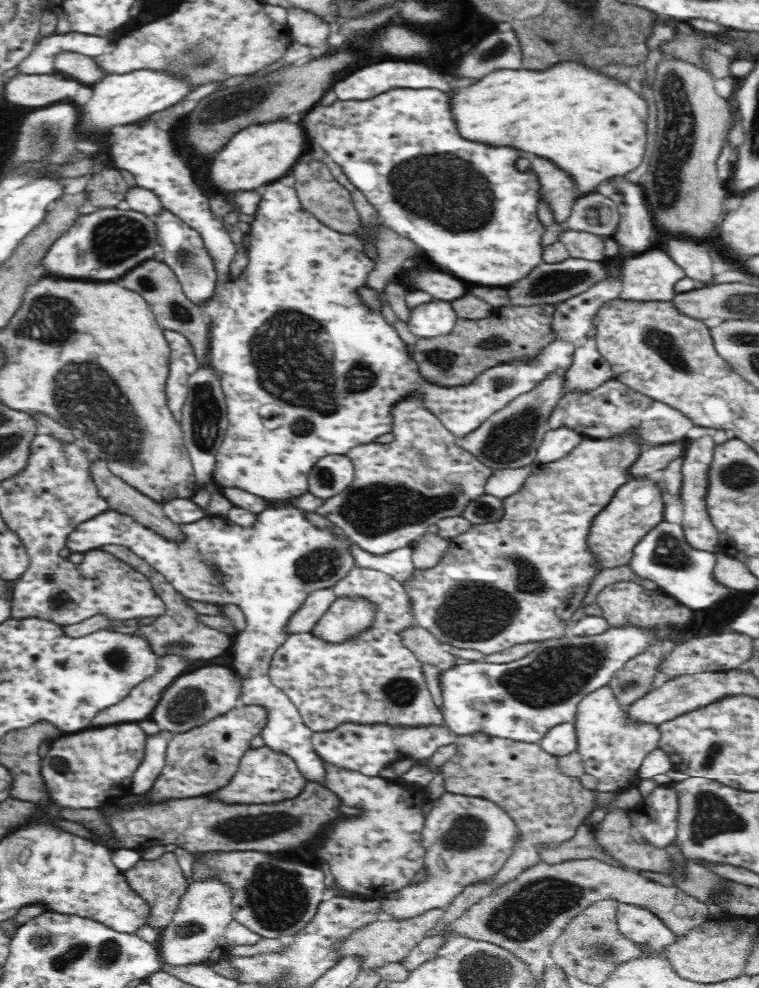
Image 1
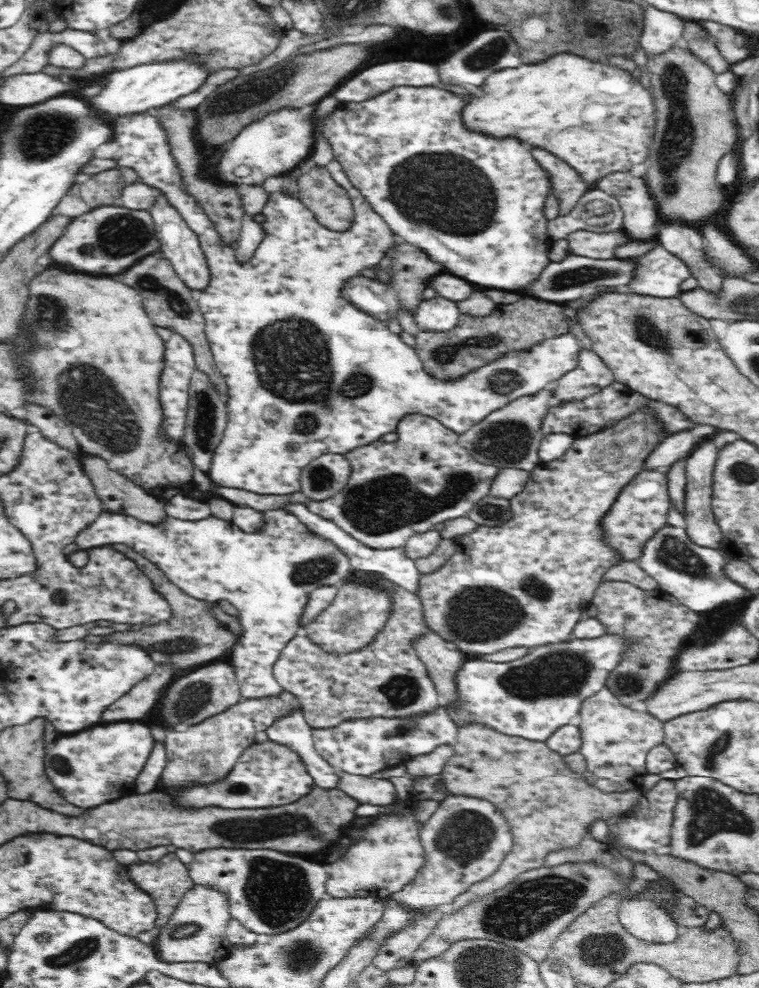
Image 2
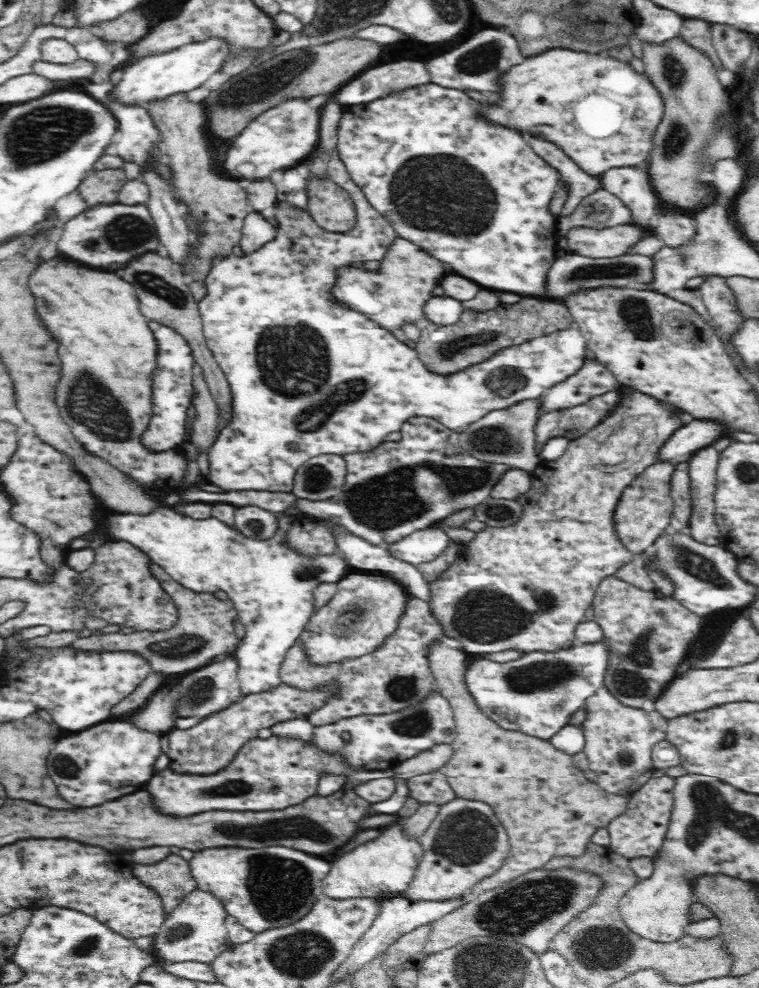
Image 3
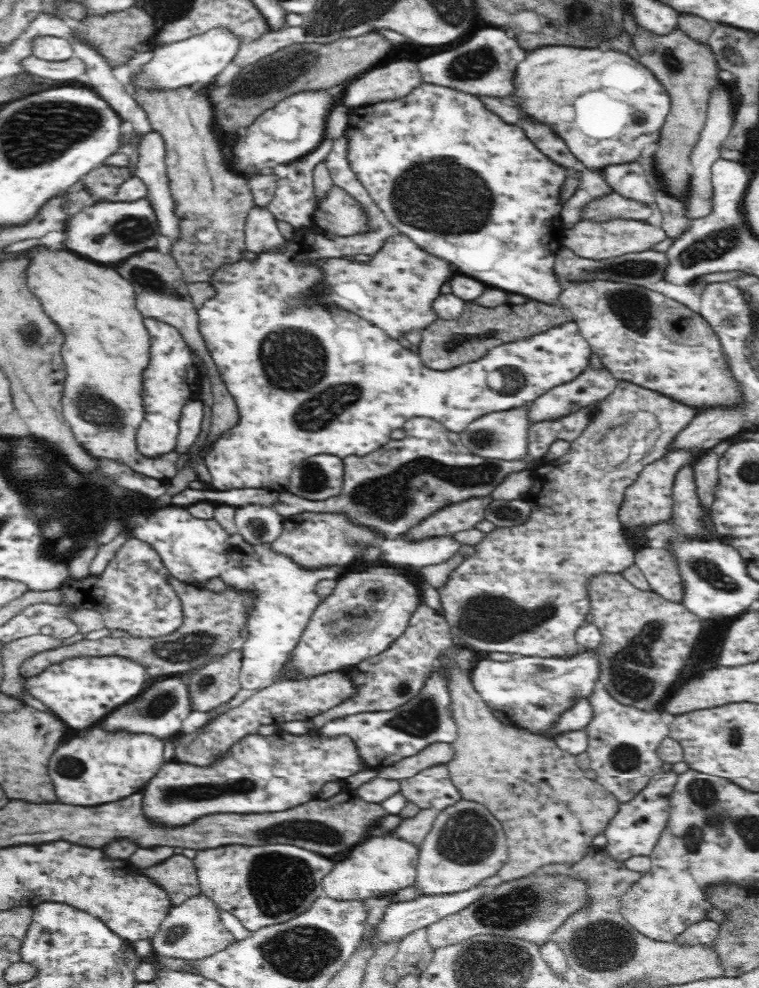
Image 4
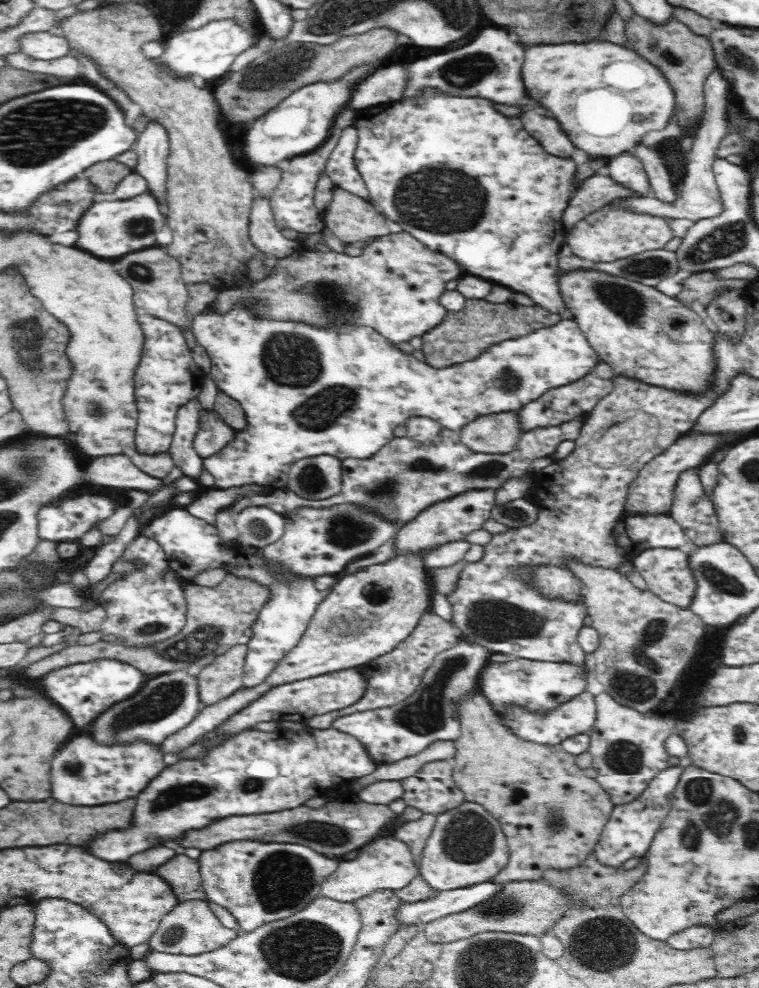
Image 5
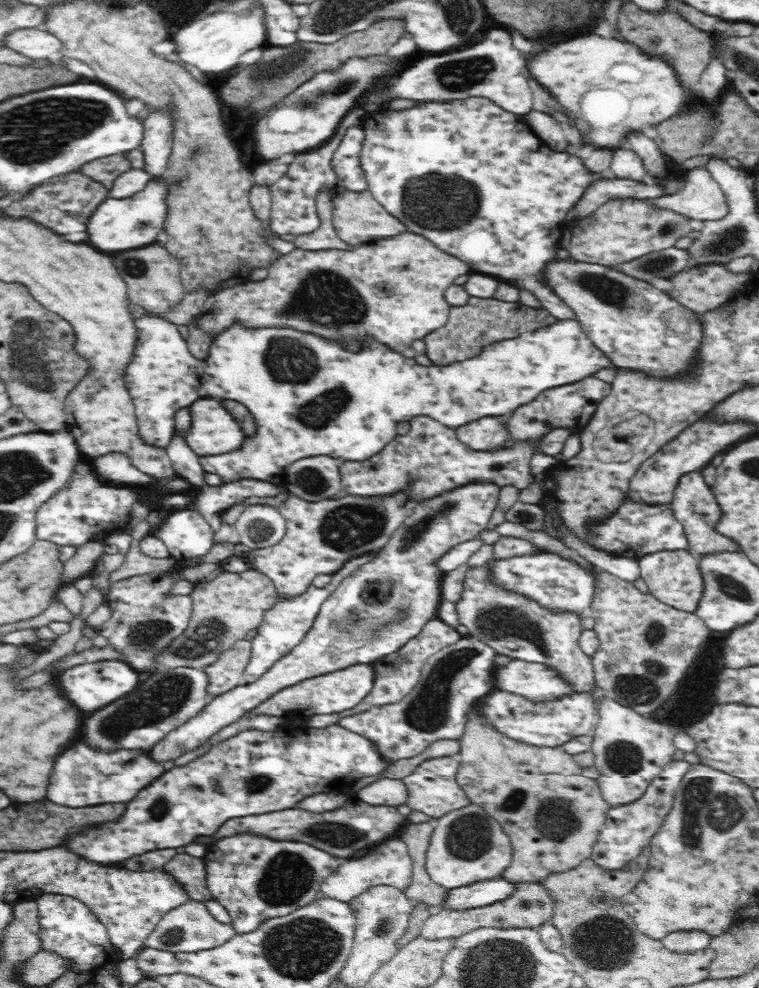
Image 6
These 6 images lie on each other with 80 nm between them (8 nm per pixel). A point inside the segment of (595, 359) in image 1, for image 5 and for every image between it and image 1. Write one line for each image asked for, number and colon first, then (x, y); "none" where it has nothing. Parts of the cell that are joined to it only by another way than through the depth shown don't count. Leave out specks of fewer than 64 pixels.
2: (591, 375)
3: (593, 379)
4: (593, 386)
5: (559, 406)

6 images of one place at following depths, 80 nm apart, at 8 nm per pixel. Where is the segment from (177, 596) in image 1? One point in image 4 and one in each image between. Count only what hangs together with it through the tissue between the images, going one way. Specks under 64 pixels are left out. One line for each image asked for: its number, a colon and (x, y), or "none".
2: (192, 636)
3: (204, 632)
4: (212, 621)

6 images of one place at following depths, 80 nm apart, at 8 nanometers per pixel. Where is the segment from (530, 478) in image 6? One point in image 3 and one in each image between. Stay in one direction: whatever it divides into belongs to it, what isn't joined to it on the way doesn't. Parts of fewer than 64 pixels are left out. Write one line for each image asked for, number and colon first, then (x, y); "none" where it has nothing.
3: (387, 496)
4: (391, 490)
5: (431, 463)

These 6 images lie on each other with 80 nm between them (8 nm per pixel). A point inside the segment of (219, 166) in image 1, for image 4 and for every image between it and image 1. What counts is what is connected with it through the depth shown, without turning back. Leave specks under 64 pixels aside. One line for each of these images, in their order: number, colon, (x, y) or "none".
2: (280, 142)
3: (283, 136)
4: (296, 127)

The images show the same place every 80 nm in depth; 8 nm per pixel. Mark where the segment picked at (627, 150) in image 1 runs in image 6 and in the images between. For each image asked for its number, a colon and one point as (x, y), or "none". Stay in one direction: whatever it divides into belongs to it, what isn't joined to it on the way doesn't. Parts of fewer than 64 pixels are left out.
2: (596, 116)
3: (603, 113)
4: (598, 100)
5: (606, 96)
6: (610, 88)

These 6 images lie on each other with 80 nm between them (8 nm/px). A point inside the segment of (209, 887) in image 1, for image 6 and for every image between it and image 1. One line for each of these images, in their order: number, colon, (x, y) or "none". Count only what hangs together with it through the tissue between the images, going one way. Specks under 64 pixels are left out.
2: (196, 932)
3: (195, 931)
4: (193, 930)
5: (191, 928)
6: (188, 928)

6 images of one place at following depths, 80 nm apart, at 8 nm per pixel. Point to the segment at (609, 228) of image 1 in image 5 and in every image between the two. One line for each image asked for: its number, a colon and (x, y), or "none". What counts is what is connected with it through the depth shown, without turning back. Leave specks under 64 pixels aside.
2: (596, 211)
3: (603, 208)
4: (612, 205)
5: (698, 197)

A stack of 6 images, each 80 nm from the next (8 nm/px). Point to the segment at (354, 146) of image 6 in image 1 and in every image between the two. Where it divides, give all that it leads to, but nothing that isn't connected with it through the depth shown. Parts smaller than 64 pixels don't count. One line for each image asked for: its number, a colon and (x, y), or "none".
1: (291, 322)
2: (276, 324)
3: (287, 348)
4: (273, 353)
5: (341, 167)

